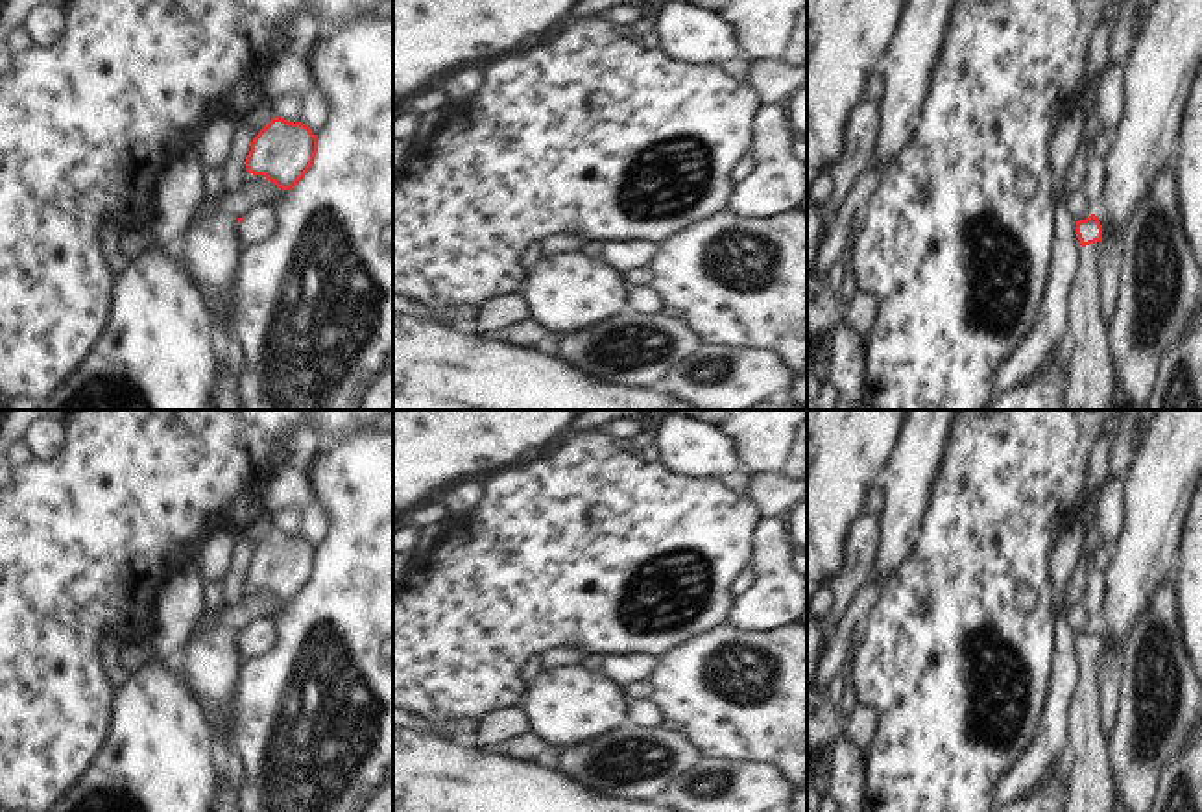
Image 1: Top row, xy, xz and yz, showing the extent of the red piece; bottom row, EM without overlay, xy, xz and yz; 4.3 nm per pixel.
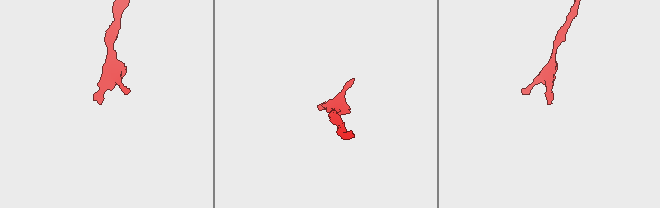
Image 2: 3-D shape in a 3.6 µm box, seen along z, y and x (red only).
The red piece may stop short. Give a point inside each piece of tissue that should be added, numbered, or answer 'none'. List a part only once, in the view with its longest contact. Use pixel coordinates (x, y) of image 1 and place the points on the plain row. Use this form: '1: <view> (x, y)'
1: yz (1092, 788)

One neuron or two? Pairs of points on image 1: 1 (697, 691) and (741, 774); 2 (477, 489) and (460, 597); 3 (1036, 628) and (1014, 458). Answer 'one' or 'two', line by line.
1: two
2: two
3: one

